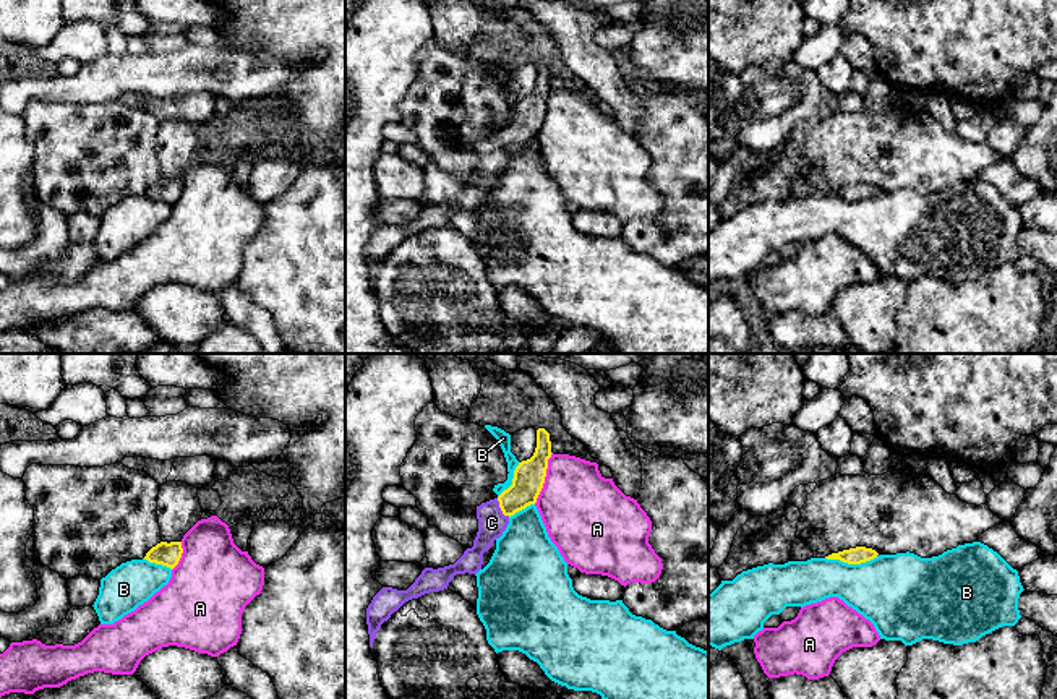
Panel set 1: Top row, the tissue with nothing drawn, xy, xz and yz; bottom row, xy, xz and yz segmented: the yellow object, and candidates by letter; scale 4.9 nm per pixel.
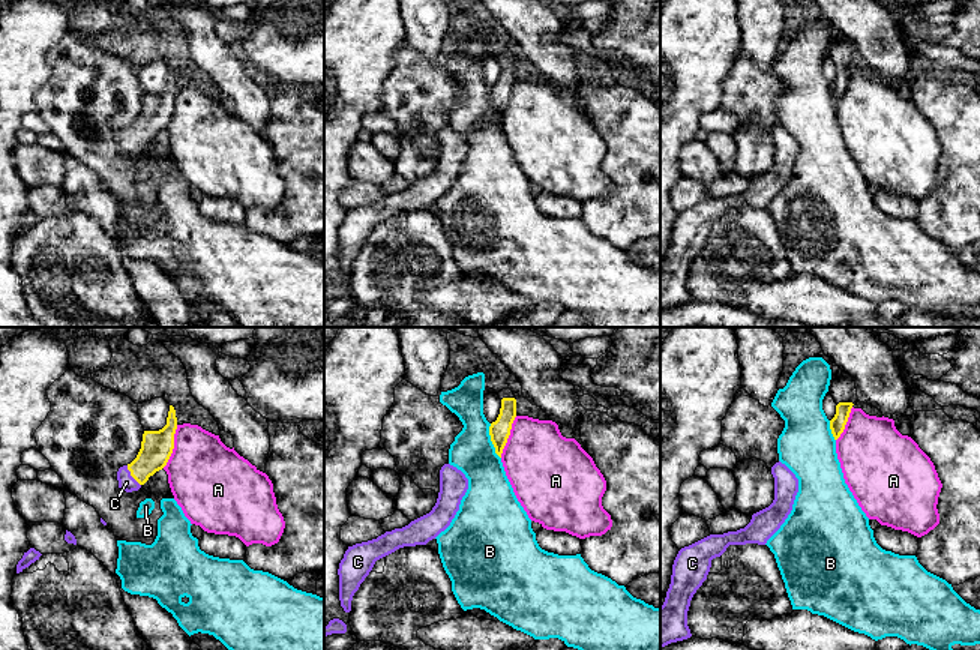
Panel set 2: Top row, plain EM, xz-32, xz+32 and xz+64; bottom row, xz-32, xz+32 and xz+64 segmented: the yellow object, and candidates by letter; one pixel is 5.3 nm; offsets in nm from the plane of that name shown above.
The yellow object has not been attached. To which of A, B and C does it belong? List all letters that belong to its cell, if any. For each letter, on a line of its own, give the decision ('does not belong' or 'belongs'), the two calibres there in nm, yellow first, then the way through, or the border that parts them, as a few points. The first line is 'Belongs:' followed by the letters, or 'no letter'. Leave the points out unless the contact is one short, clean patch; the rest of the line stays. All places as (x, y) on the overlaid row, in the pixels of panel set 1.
Belongs: C
A: does not belong; calibres 160 and 400 nm; border xz (552, 453), (547, 463), (543, 487), (534, 503)
B: does not belong; calibres 90 and 360 nm; border yz (877, 557), (860, 563), (825, 558)
C: belongs; calibres 160 and 140 nm; way xz (529, 476), (527, 484), (501, 510), (492, 523)

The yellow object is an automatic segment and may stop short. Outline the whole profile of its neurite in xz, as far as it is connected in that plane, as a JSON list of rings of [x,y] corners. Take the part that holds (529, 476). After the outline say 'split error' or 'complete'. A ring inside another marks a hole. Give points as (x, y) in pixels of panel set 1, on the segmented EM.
[[[538,428],[535,452],[530,459],[519,462],[514,470],[512,485],[498,498],[477,506],[478,532],[473,547],[467,548],[454,564],[438,569],[425,568],[407,590],[383,587],[373,597],[366,608],[370,647],[381,624],[405,602],[447,589],[456,574],[477,574],[481,569],[483,553],[503,535],[509,517],[537,503],[551,454],[550,433],[545,428]]]; split error

